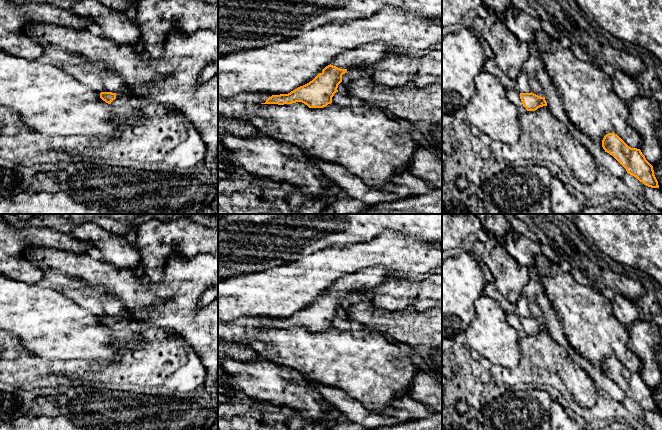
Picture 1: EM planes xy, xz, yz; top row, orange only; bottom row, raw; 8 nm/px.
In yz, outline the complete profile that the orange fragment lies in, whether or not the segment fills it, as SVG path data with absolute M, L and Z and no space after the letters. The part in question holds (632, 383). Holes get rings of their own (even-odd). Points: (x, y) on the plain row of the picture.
M615 357L604 360L602 371L626 393L628 398L648 411L659 412L653 390L646 384L640 373L629 371Z

